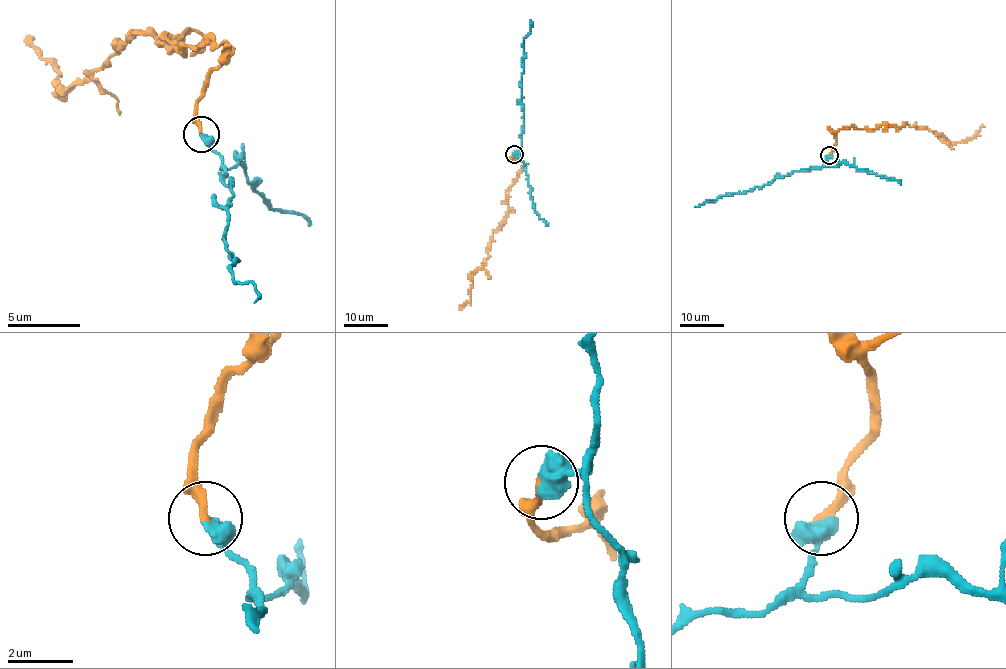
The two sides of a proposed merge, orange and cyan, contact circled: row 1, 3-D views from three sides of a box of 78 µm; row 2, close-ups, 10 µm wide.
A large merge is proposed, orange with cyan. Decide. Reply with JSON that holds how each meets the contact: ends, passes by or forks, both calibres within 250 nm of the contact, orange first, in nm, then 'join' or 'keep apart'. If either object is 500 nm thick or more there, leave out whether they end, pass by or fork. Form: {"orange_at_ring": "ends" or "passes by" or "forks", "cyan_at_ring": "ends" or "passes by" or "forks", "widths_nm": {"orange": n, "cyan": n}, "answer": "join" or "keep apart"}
{"widths_nm": {"orange": 280, "cyan": 650}, "answer": "keep apart"}

